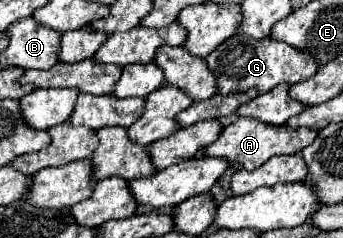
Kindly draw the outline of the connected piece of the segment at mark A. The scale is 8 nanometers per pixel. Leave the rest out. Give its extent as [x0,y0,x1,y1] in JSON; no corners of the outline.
[204,117,318,169]

